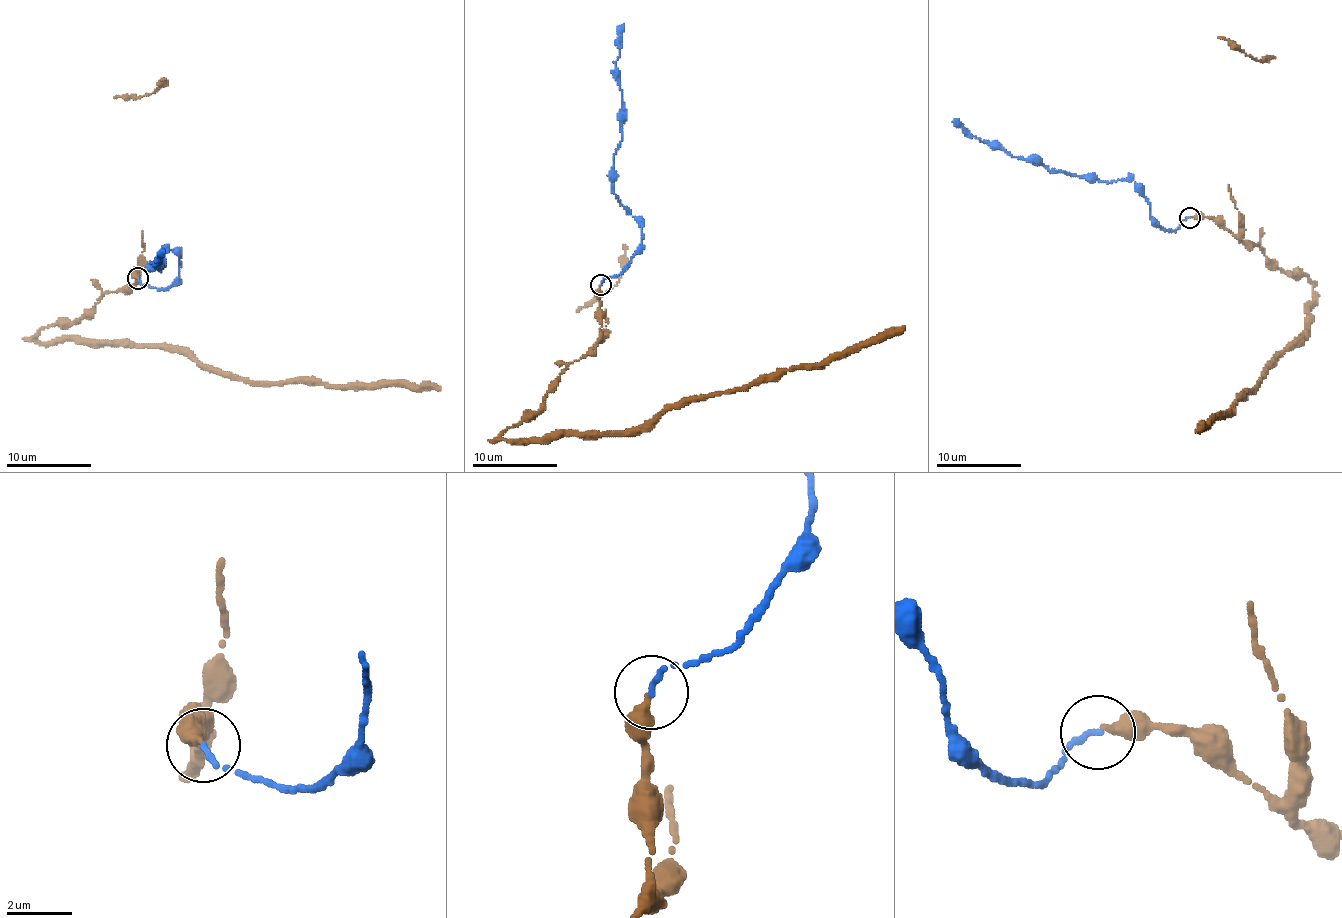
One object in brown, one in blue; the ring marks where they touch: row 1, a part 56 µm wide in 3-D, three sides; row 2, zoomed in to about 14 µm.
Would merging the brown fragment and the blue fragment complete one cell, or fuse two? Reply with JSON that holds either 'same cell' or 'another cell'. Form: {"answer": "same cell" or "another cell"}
{"answer": "same cell"}

